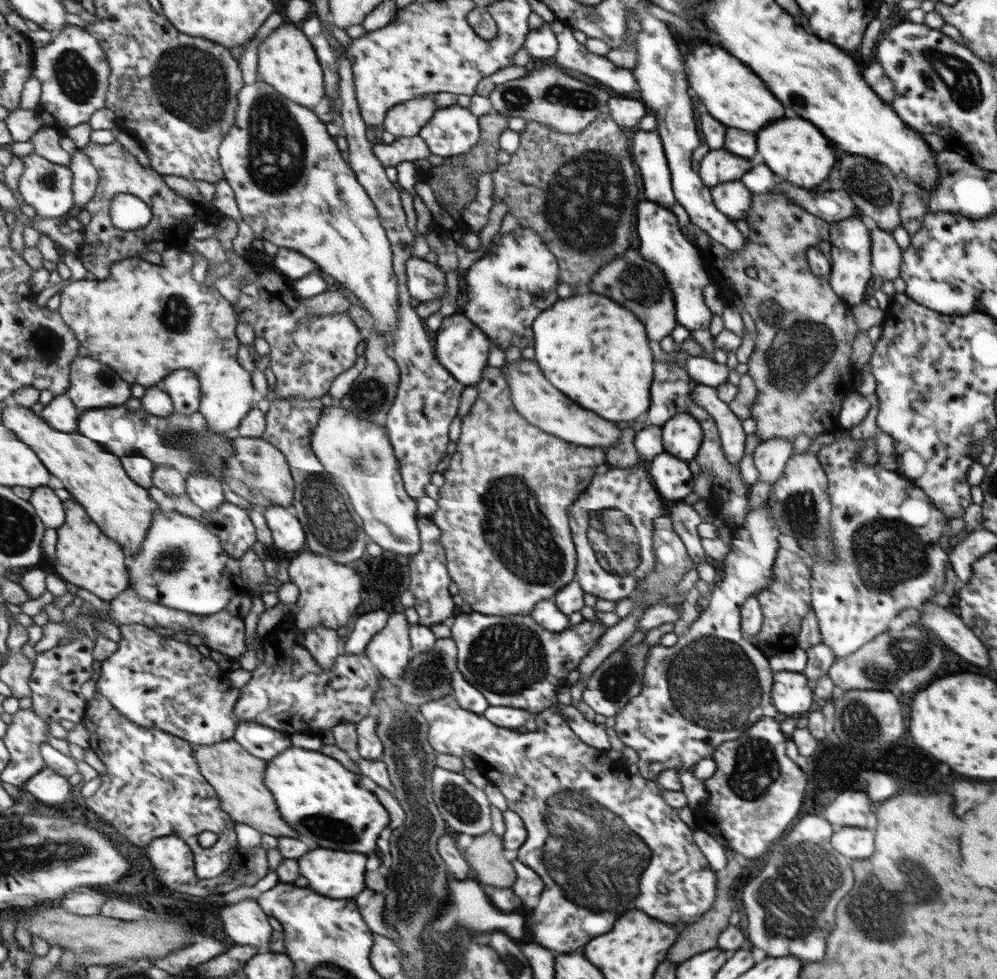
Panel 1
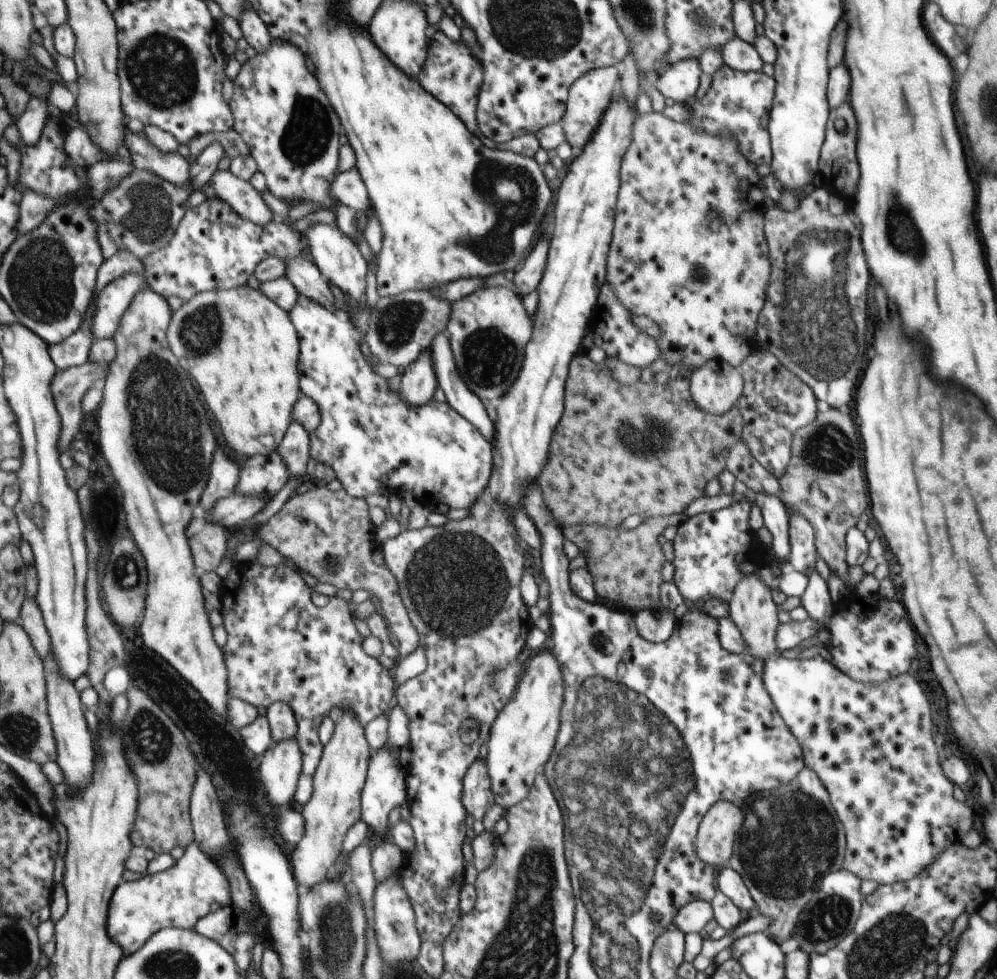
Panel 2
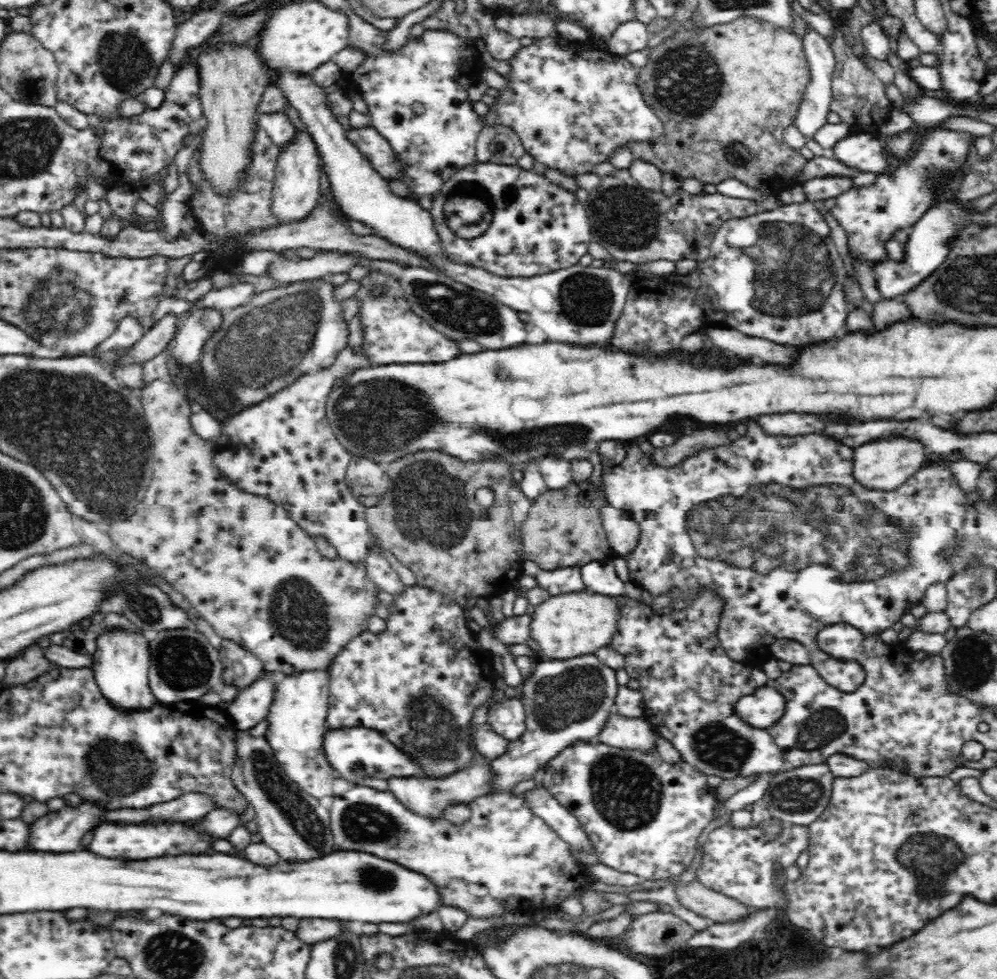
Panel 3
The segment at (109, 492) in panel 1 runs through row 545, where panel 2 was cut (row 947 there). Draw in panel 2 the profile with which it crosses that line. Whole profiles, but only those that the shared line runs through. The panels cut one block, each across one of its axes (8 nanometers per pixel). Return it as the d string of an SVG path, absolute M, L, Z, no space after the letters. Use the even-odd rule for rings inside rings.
M193 841L166 871L146 874L118 886L111 900L107 932L111 940L115 940L125 954L130 955L145 947L156 932L167 928L193 930L203 917L221 910L223 906L233 906L233 903L231 878L223 872L222 864L207 856L207 852Z

